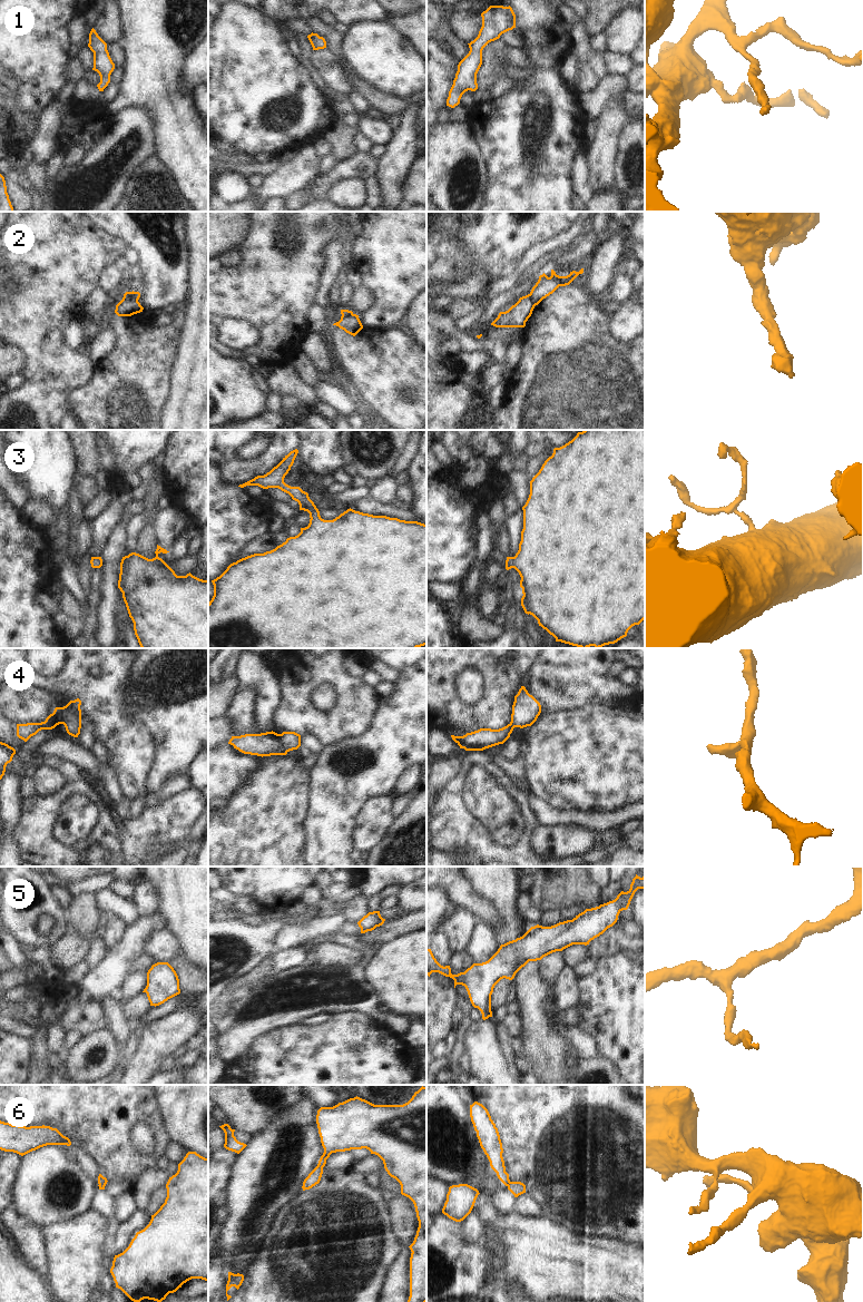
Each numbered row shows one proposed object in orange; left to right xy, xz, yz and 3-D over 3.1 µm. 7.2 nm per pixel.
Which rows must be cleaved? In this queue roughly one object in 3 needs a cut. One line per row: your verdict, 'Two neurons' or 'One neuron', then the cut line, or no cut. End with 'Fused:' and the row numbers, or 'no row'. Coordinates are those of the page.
1: One neuron. No split
2: Two neurons. Split along xy (124, 296), (129, 296), (137, 301)
3: One neuron. No split
4: One neuron. No split
5: One neuron. No split
6: Two neurons. Split along xz (317, 1165), (322, 1168)
Fused: 2, 6.

